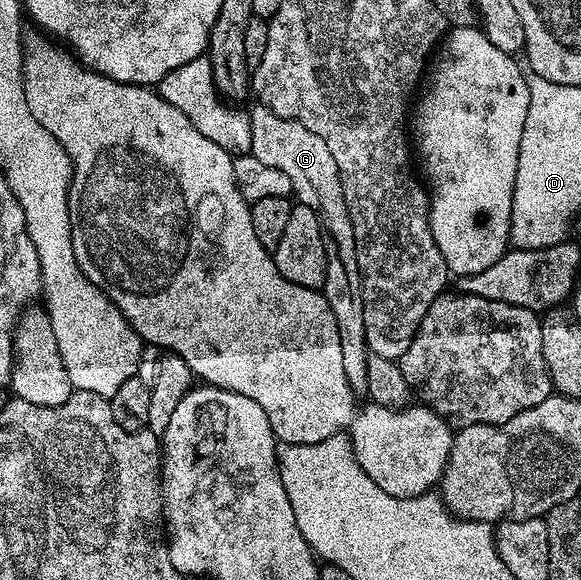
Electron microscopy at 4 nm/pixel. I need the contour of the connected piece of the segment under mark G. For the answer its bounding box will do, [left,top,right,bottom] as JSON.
[249,103,370,395]

